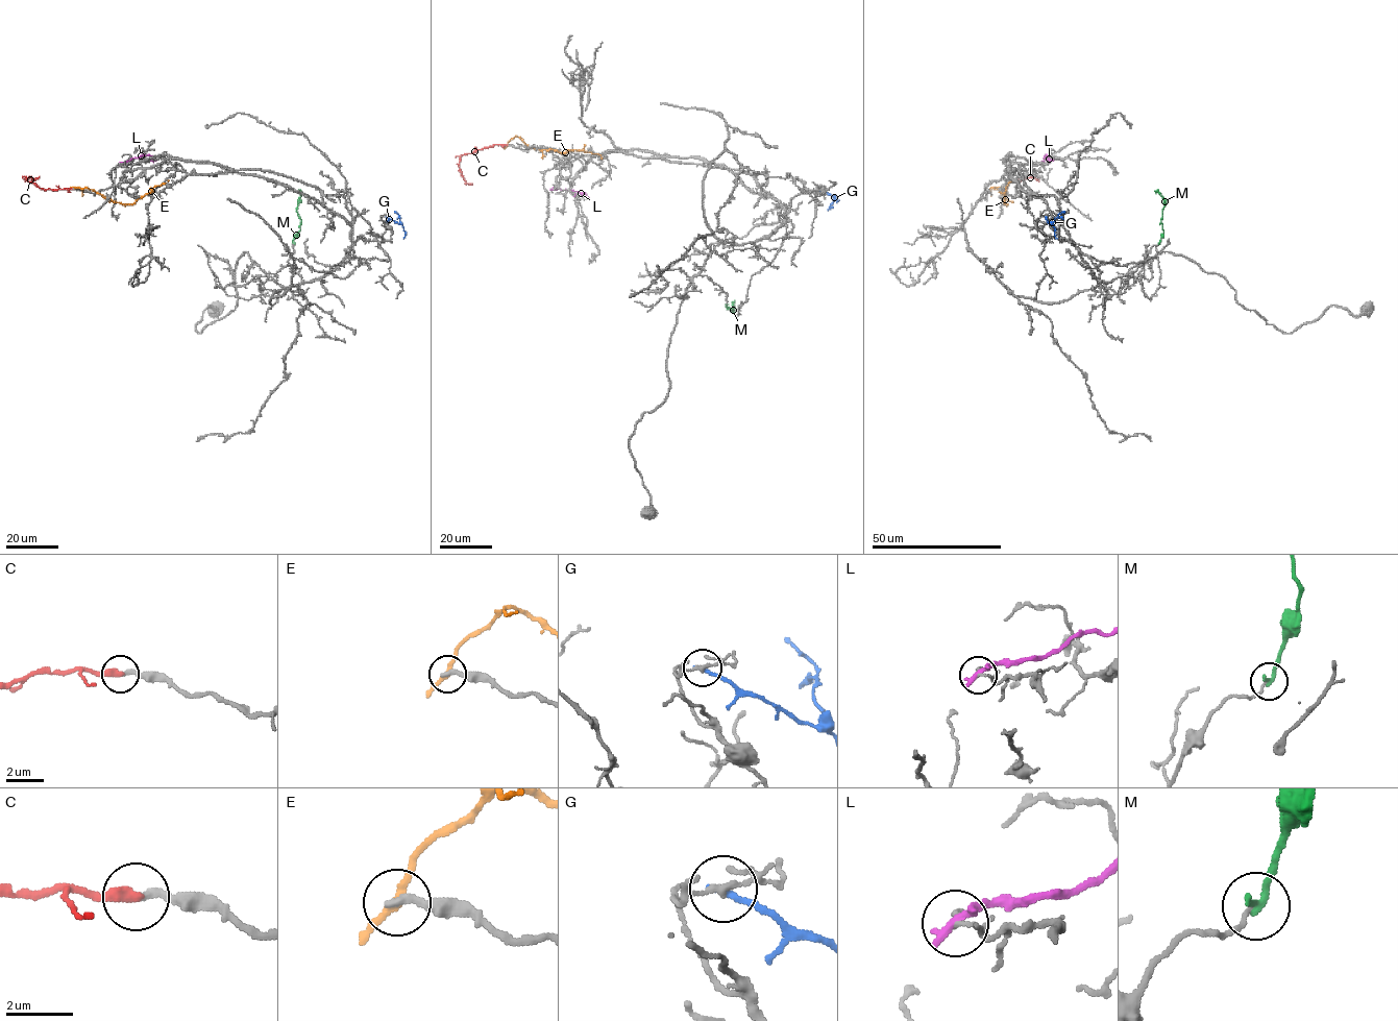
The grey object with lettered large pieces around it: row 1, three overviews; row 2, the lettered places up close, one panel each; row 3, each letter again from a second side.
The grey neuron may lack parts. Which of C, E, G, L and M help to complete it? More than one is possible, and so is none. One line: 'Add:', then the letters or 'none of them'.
Add: C

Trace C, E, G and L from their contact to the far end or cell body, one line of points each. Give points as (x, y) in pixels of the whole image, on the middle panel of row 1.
C: (507, 145), (493, 145), (461, 156), (460, 171), (466, 183), (472, 185)
E: (507, 145), (516, 136), (530, 147), (560, 152), (581, 150), (597, 153), (602, 159)
G: (817, 192), (832, 195), (833, 203), (828, 211)
L: (552, 189), (579, 191), (589, 198)

